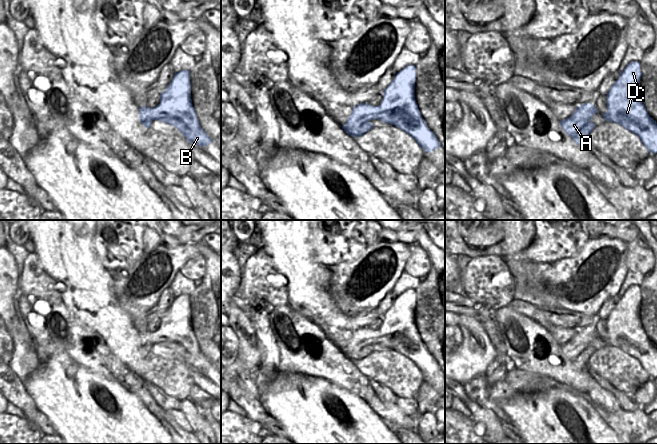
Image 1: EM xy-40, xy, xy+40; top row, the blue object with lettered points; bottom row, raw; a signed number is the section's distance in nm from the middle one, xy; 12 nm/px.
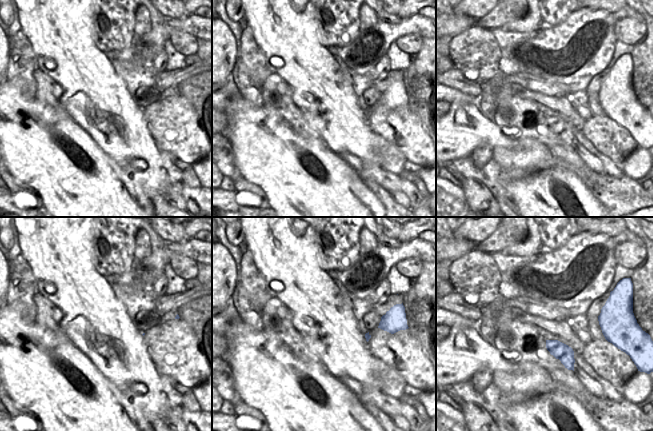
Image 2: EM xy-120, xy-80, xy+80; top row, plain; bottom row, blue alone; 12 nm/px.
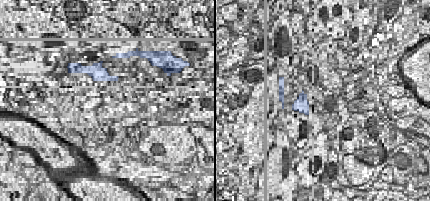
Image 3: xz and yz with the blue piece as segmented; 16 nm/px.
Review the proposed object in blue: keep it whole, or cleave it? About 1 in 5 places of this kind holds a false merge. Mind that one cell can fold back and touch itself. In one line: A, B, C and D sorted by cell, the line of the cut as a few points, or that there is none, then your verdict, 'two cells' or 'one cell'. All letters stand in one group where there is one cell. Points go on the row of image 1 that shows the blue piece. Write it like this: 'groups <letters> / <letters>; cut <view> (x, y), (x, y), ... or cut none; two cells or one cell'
groups A B C D; cut none; one cell

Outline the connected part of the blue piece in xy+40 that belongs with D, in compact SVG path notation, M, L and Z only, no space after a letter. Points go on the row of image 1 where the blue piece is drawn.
M630 62L607 93L607 112L602 115L606 121L618 123L636 134L650 153L657 153L657 123L649 116L642 102L640 96L641 76L640 62Z

